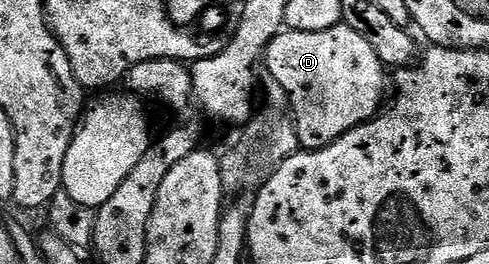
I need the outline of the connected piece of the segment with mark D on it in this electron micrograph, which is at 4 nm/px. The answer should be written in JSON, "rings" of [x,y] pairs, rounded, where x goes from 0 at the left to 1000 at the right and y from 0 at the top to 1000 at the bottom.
{"rings":[[[701,87],[650,125],[569,125],[566,144],[542,186],[538,246],[550,258],[548,288],[558,292],[562,314],[571,314],[571,330],[579,330],[591,364],[589,409],[599,413],[595,443],[605,470],[607,542],[618,568],[665,564],[685,542],[685,527],[710,511],[710,496],[769,443],[781,409],[779,364],[787,352],[787,322],[791,337],[789,250],[779,242],[775,208],[767,208],[767,189],[751,167],[751,148]]]}

